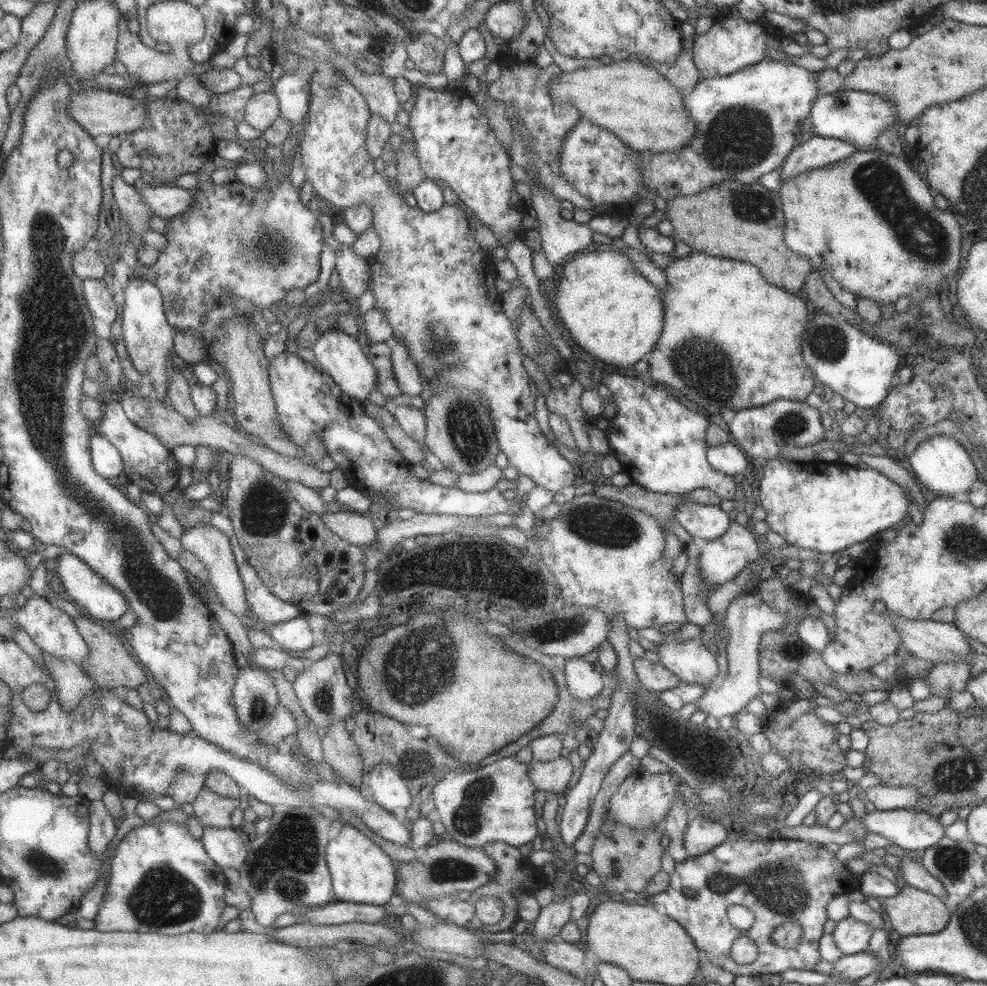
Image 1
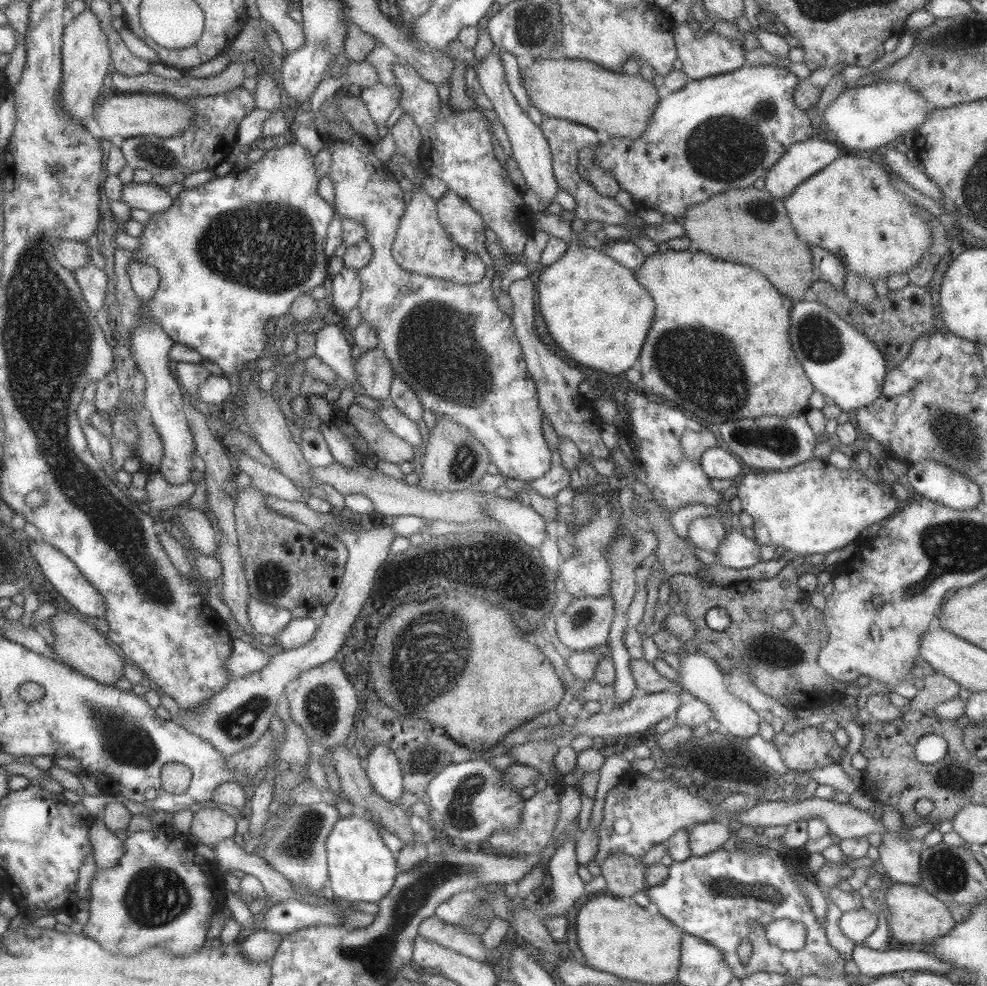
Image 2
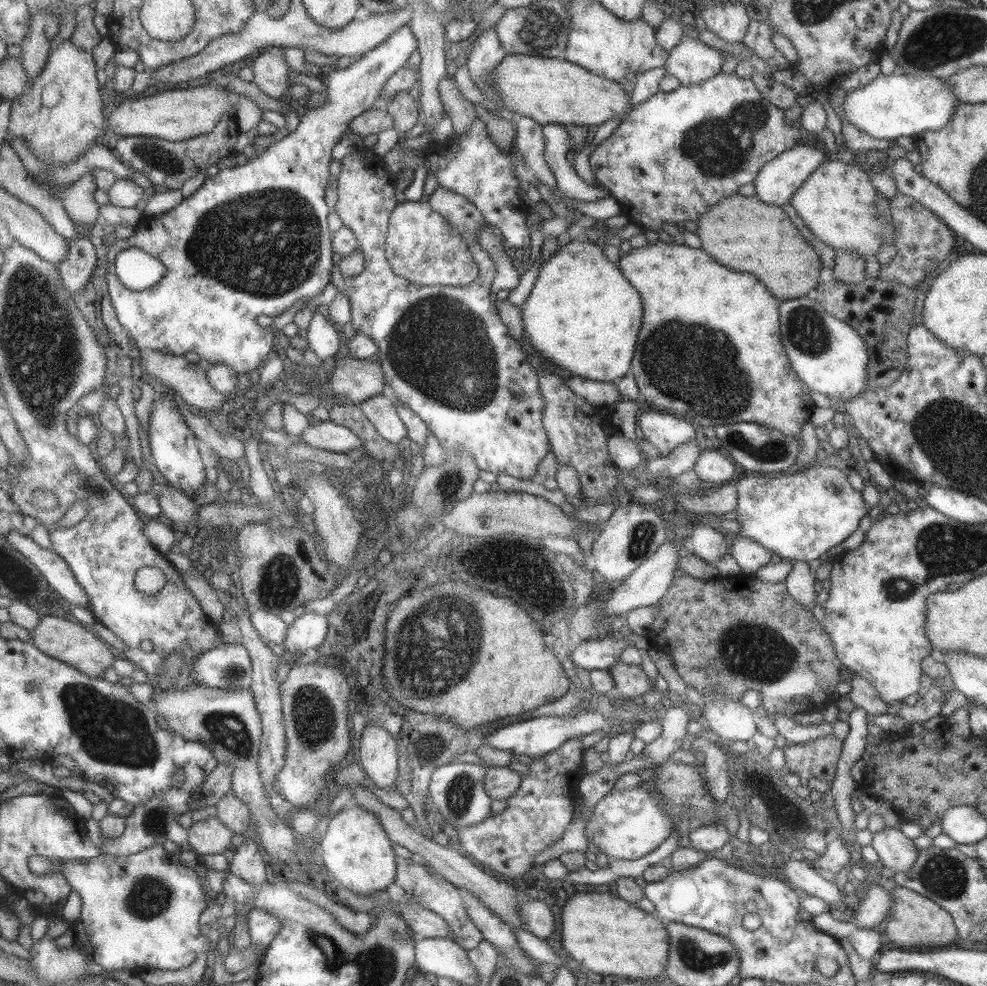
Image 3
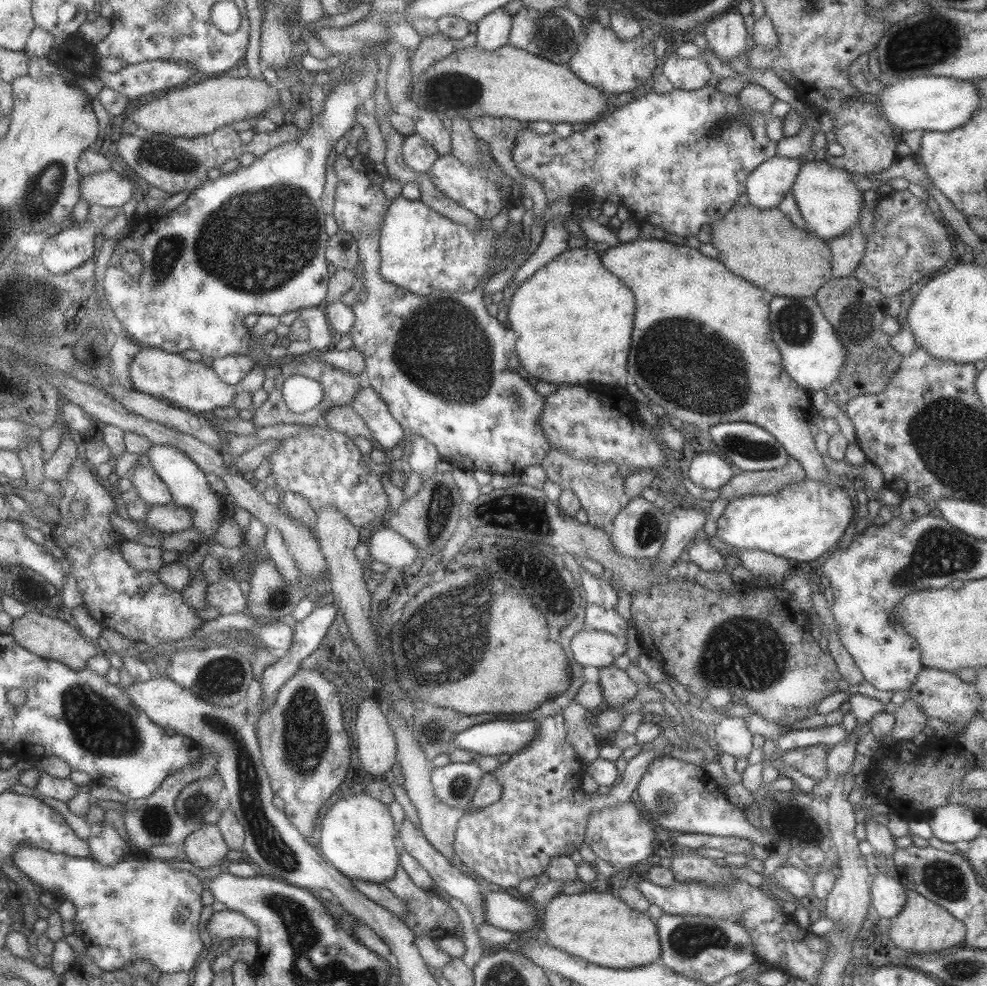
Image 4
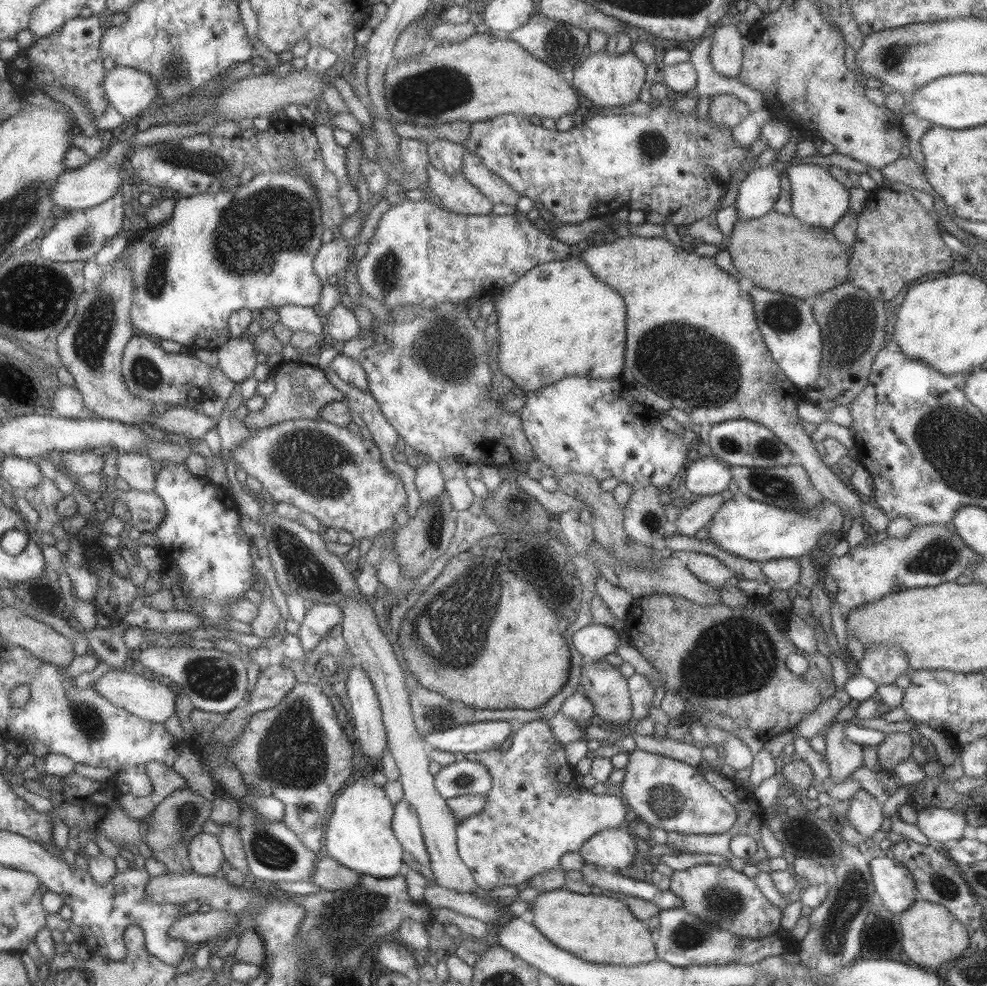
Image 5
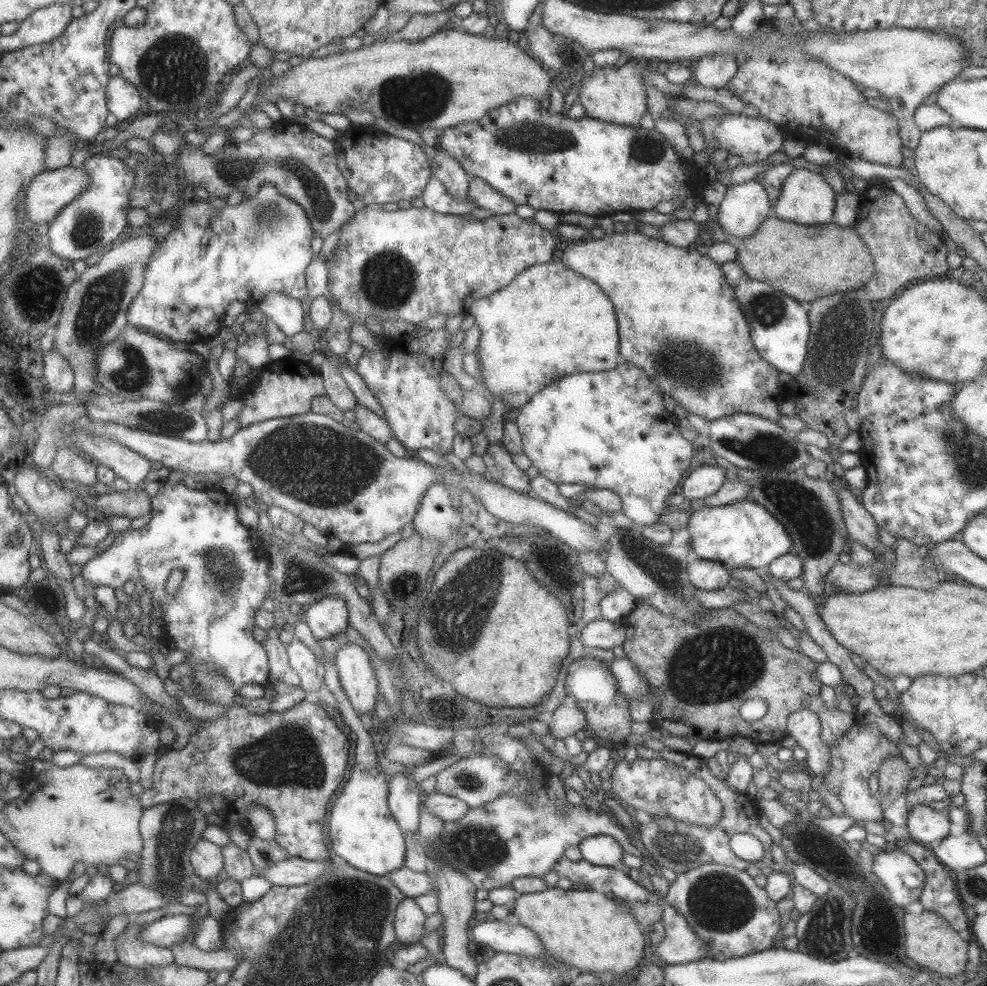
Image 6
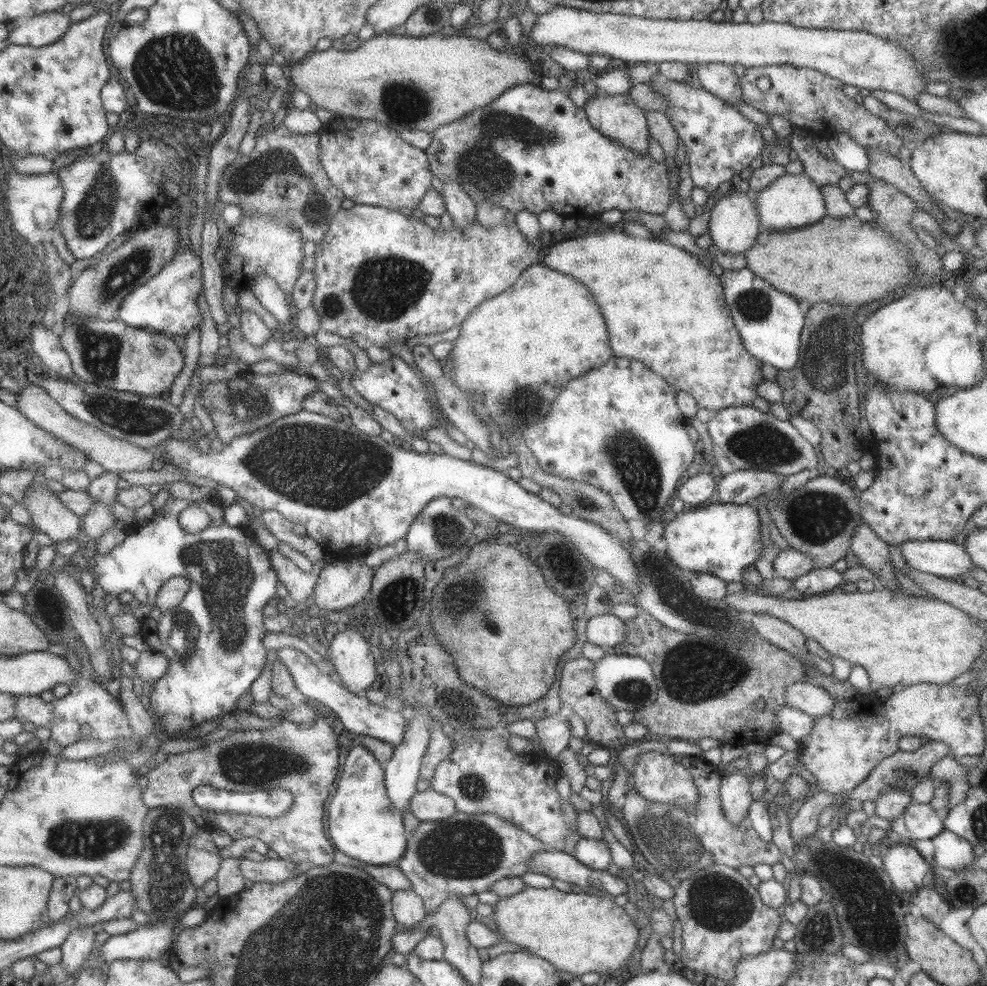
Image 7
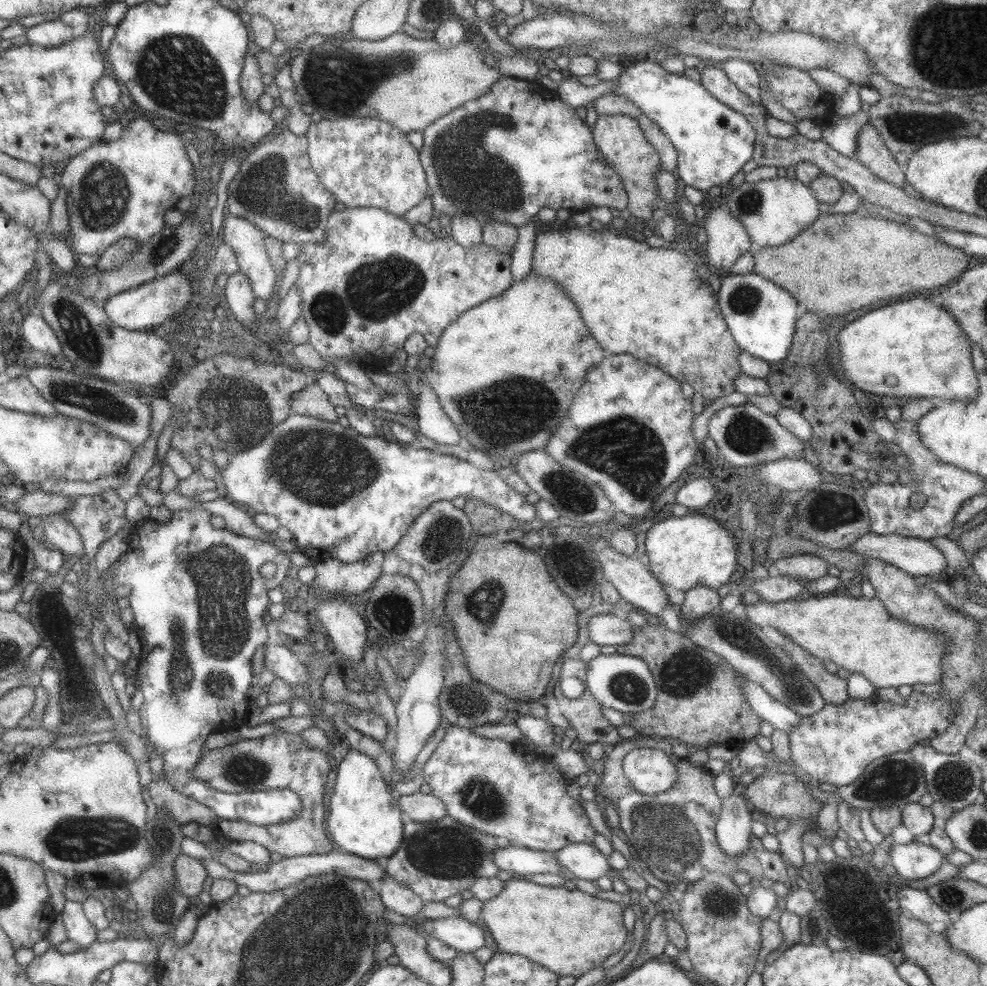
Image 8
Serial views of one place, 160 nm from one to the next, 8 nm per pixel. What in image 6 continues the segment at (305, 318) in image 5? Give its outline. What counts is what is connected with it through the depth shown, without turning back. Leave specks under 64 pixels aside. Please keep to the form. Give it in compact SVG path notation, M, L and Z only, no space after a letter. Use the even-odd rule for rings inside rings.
M271 291L258 300L257 308L268 316L287 338L303 329L303 308L300 300Z

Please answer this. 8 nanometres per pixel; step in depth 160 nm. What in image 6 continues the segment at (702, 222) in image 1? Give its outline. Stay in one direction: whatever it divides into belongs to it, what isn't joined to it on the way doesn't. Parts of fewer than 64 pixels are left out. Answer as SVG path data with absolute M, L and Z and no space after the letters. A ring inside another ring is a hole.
M771 215L749 238L737 243L737 260L747 276L771 284L803 305L819 296L857 290L873 277L875 268L870 250L854 225L839 226L832 220L803 225Z

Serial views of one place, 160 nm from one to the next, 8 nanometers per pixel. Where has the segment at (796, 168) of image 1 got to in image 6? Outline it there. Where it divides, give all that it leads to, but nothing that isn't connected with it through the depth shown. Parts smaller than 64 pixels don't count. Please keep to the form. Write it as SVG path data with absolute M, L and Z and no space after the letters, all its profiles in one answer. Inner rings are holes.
M757 180L727 185L726 189L723 200L717 206L716 221L723 232L732 236L729 242L739 243L744 238L749 238L759 228L759 225L772 215L772 205L765 189Z

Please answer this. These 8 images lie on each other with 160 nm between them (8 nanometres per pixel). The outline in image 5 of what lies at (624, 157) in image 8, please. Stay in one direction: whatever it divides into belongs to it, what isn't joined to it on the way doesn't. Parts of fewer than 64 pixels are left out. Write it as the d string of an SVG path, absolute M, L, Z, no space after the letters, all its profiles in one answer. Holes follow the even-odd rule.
M602 49L590 53L576 65L572 71L571 86L585 96L593 106L600 108L613 108L613 106L626 107L638 100L639 90L645 80L644 64L630 50L623 54L609 54Z

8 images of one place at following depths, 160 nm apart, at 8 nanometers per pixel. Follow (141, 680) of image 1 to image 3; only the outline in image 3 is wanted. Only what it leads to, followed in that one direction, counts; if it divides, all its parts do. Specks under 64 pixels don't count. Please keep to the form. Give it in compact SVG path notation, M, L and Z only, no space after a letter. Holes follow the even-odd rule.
M43 616L39 626L33 630L33 643L41 652L46 653L55 660L65 661L67 665L77 668L79 672L86 676L101 678L101 672L113 664L115 656L109 652L109 646L103 644L101 640L95 640L91 632L87 632L81 626L75 626L73 622L61 620L57 616Z

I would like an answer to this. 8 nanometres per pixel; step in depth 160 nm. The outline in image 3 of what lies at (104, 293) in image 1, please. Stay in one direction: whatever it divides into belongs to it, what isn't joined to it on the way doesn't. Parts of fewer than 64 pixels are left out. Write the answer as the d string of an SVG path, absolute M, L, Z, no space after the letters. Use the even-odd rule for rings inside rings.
M85 238L68 239L65 256L55 265L59 279L69 293L78 293L87 287L97 266L97 253L93 252L91 243Z

